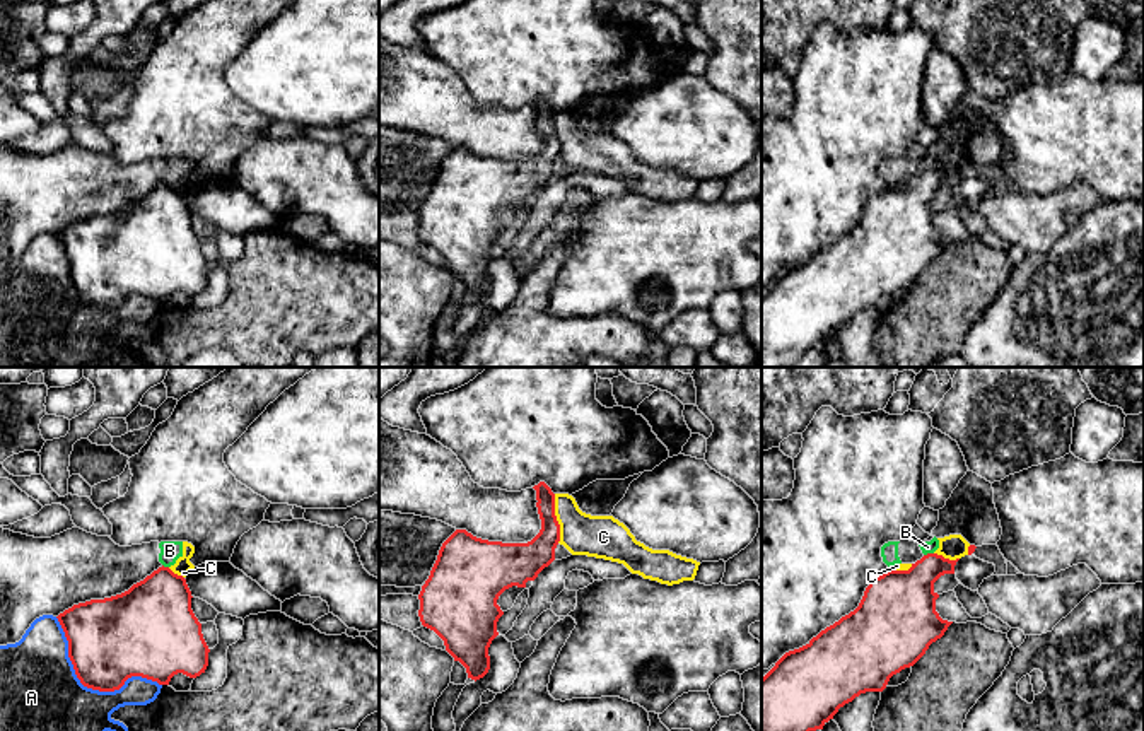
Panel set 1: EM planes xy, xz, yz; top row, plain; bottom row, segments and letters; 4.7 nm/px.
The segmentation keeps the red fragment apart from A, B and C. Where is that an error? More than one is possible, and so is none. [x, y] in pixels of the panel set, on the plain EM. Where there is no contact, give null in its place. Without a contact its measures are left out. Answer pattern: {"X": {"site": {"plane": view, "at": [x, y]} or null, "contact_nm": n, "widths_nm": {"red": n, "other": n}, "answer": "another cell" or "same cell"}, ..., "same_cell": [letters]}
{"A": {"site": {"plane": "xy", "at": [89, 304]}, "contact_nm": 600, "widths_nm": {"red": 400, "other": 400}, "answer": "another cell"}, "B": {"site": {"plane": "yz", "at": [928, 171]}, "contact_nm": 50, "widths_nm": {"red": 280, "other": 60}, "answer": "another cell"}, "C": {"site": {"plane": "xz", "at": [555, 135]}, "contact_nm": 240, "widths_nm": {"red": 180, "other": 200}, "answer": "another cell"}, "same_cell": []}

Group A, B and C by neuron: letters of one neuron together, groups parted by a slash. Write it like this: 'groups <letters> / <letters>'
groups A / B C

